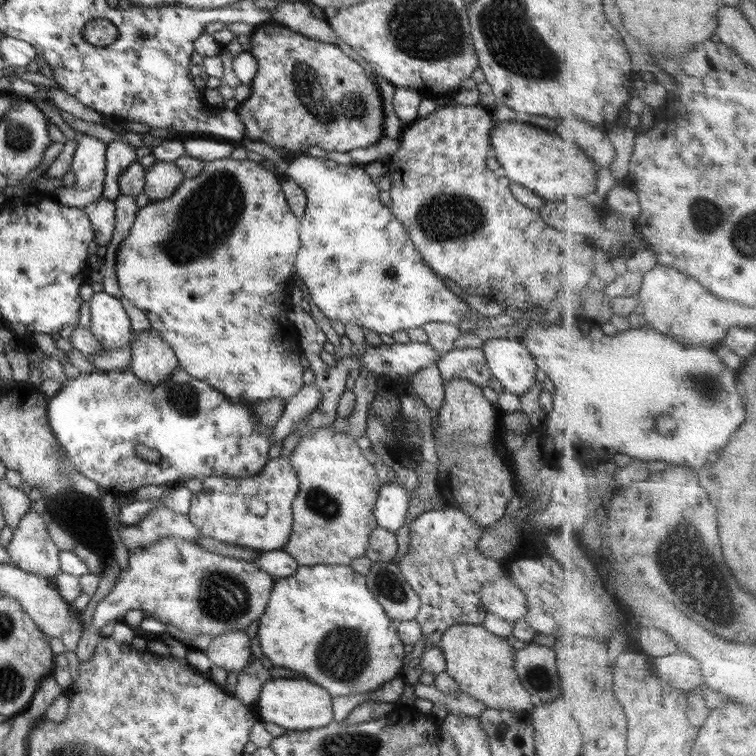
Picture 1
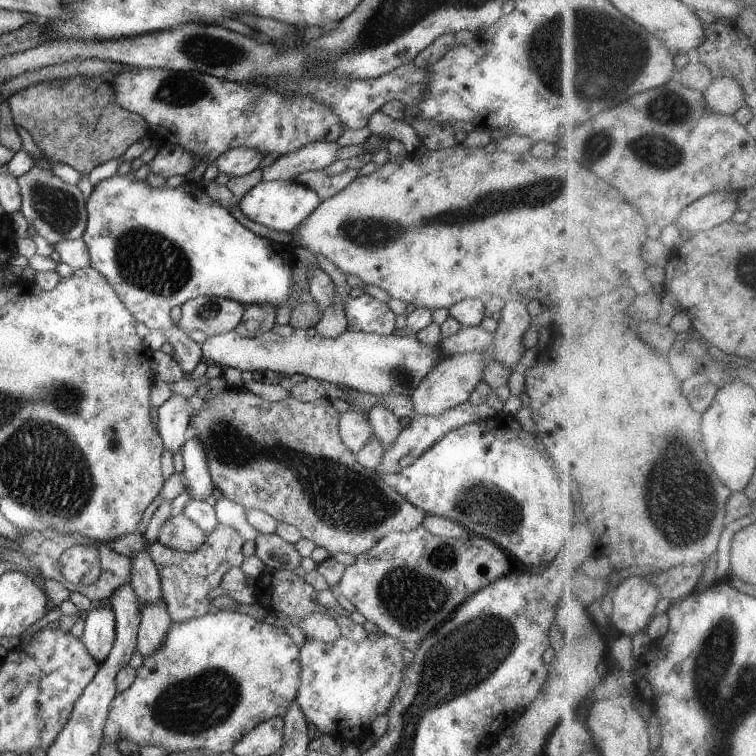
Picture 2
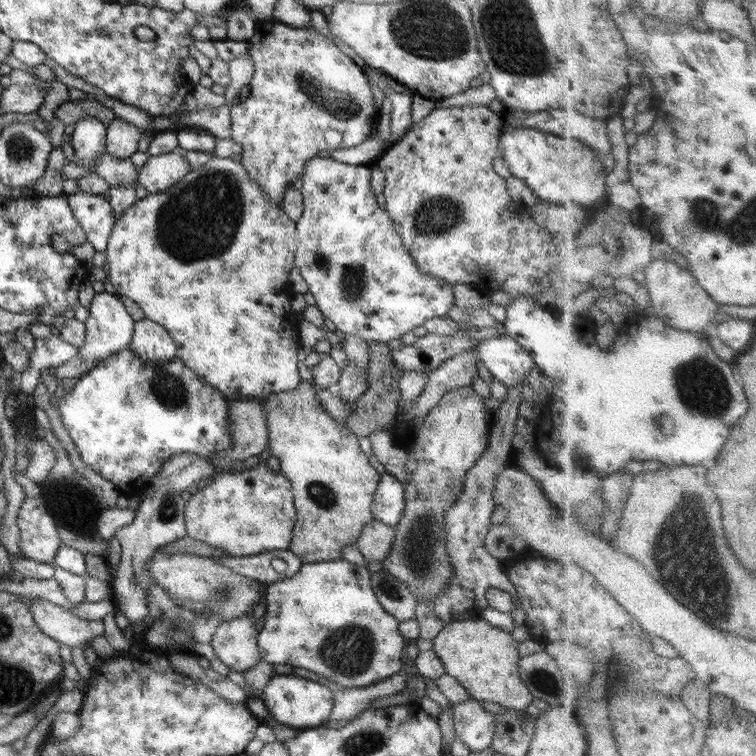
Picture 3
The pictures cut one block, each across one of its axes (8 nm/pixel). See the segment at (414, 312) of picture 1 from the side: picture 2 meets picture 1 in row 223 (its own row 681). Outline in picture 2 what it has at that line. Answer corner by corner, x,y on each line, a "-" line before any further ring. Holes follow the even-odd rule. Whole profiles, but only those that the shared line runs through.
384,634
374,642
368,637
360,642
342,636
332,642
306,639
299,648
300,686
295,698
306,724
314,724
322,734
336,739
346,724
370,729
372,720
387,714
400,690
406,672
402,645
399,639

